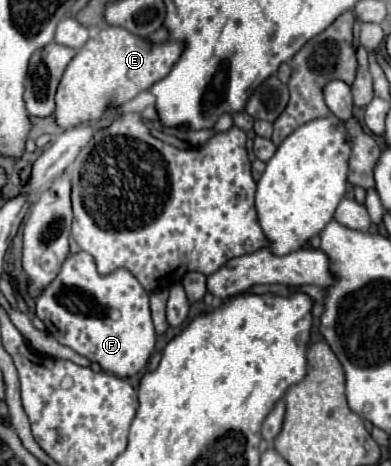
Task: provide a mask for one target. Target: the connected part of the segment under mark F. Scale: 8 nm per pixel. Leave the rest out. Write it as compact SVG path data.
M80 251L64 261L60 275L36 299L36 315L60 345L98 363L106 373L132 377L146 367L156 345L148 299L148 293L128 269L100 275L92 255Z

